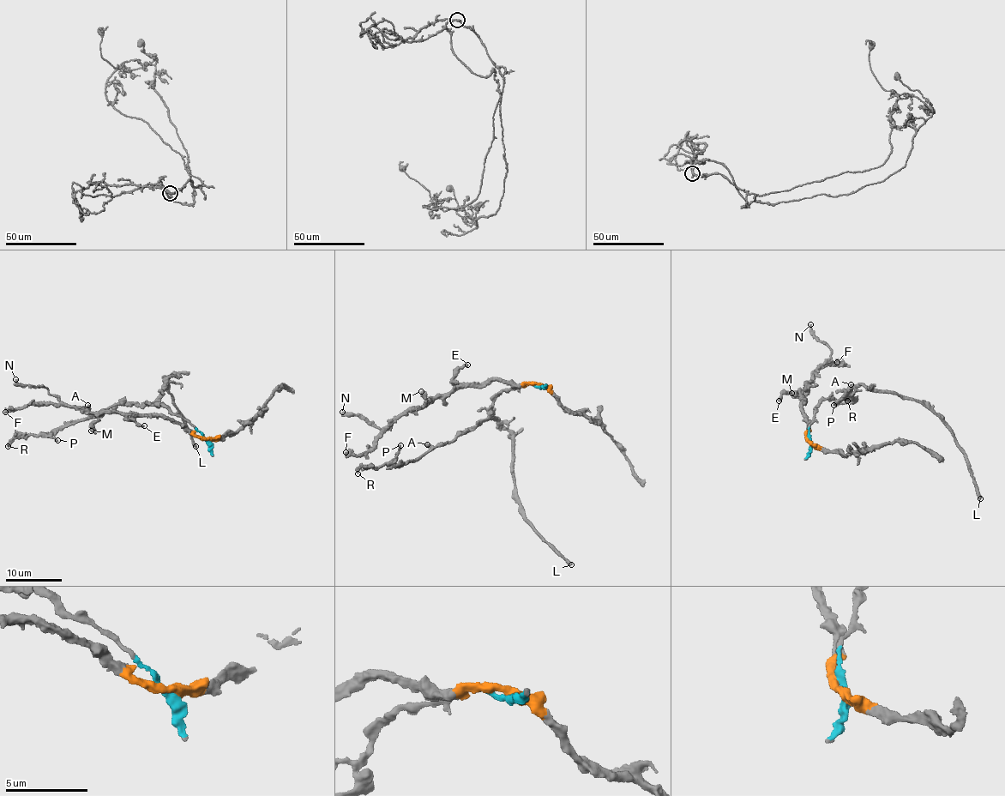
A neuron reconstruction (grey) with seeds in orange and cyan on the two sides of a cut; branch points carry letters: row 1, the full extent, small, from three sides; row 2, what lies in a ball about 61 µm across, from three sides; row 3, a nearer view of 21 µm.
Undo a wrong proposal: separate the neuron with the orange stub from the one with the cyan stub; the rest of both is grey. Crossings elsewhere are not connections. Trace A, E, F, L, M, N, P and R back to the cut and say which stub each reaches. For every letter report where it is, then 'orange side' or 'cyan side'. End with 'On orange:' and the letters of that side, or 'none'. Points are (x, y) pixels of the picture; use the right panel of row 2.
A: at (851, 384); cyan side
E: at (779, 401); orange side
F: at (837, 362); orange side
L: at (980, 498); cyan side
M: at (791, 393); orange side
N: at (810, 324); orange side
P: at (833, 405); cyan side
R: at (847, 401); cyan side
On orange: E, F, M, N

